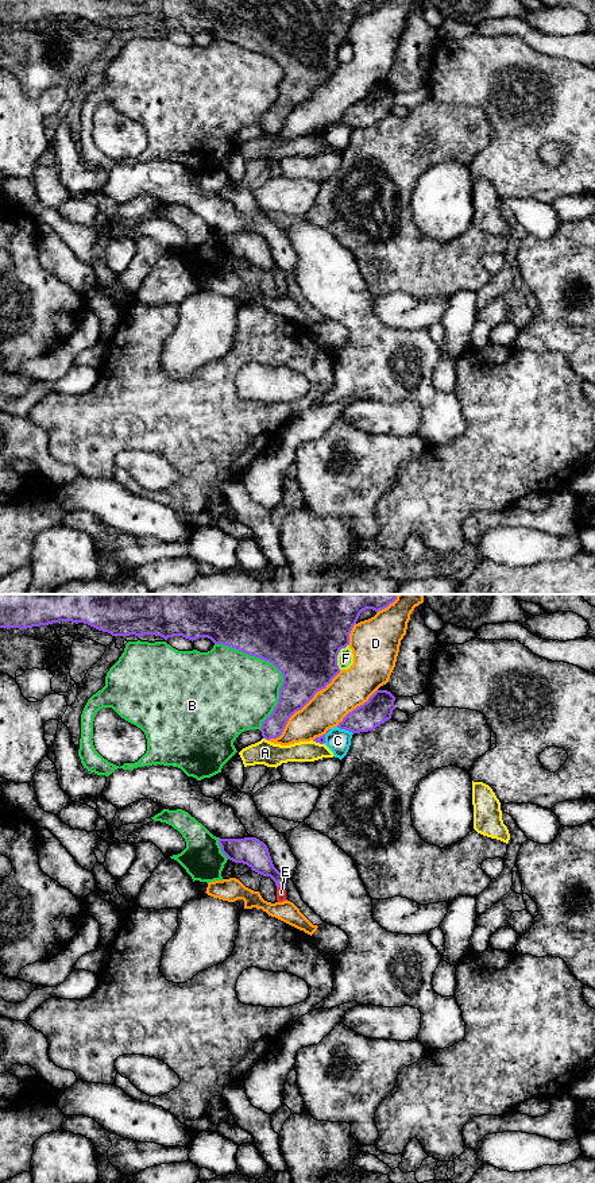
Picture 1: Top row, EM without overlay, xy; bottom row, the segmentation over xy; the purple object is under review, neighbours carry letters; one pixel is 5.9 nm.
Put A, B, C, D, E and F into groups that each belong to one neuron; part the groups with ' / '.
A / B / C / D / E / F

